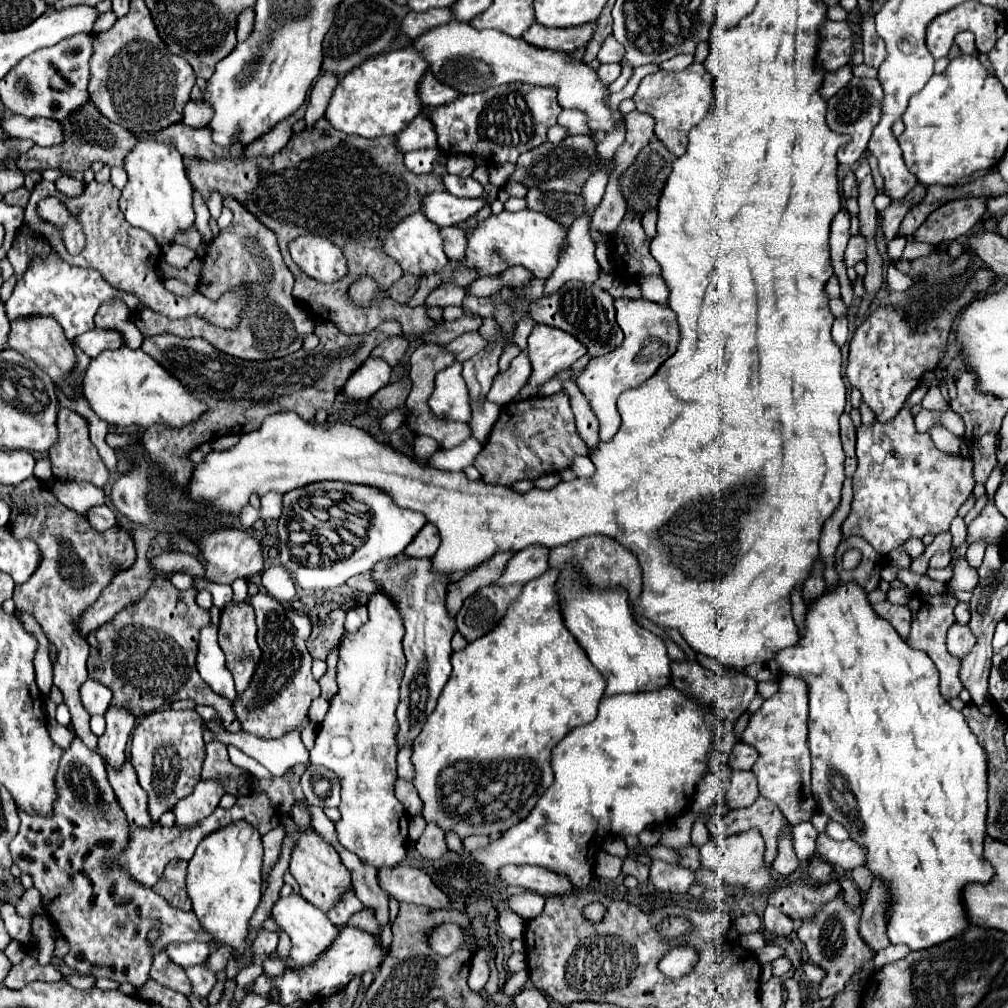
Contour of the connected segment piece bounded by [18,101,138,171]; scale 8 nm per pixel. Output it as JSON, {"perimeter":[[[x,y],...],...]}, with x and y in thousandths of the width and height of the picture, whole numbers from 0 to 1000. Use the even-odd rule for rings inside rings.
{"perimeter":[[[87,100],[81,108],[71,112],[67,118],[62,120],[63,126],[63,142],[56,146],[32,146],[28,152],[22,152],[18,156],[18,166],[22,170],[42,170],[42,168],[65,168],[65,170],[83,170],[83,164],[89,164],[93,160],[101,160],[109,166],[123,166],[123,156],[135,146],[135,136],[119,126],[107,120],[99,114],[99,110]]]}

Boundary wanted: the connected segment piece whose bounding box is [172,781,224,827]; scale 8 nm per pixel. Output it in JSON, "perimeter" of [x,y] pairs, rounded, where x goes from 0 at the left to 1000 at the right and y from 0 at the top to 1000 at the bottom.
{"perimeter":[[[196,775],[194,783],[187,791],[179,793],[171,803],[175,809],[175,818],[192,818],[206,811],[216,801],[220,789],[222,779],[218,779],[218,775]]]}

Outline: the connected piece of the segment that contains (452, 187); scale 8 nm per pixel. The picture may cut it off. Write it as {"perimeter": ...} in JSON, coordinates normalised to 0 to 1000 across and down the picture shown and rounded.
{"perimeter":[[[440,174],[442,189],[452,195],[478,195],[478,184],[470,176],[452,176],[452,174]]]}

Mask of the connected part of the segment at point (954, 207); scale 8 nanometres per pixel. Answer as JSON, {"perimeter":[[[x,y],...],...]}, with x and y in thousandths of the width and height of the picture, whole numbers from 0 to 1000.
{"perimeter":[[[958,195],[940,199],[921,213],[921,217],[907,231],[909,239],[937,241],[958,233],[978,211],[980,197],[982,195]]]}

